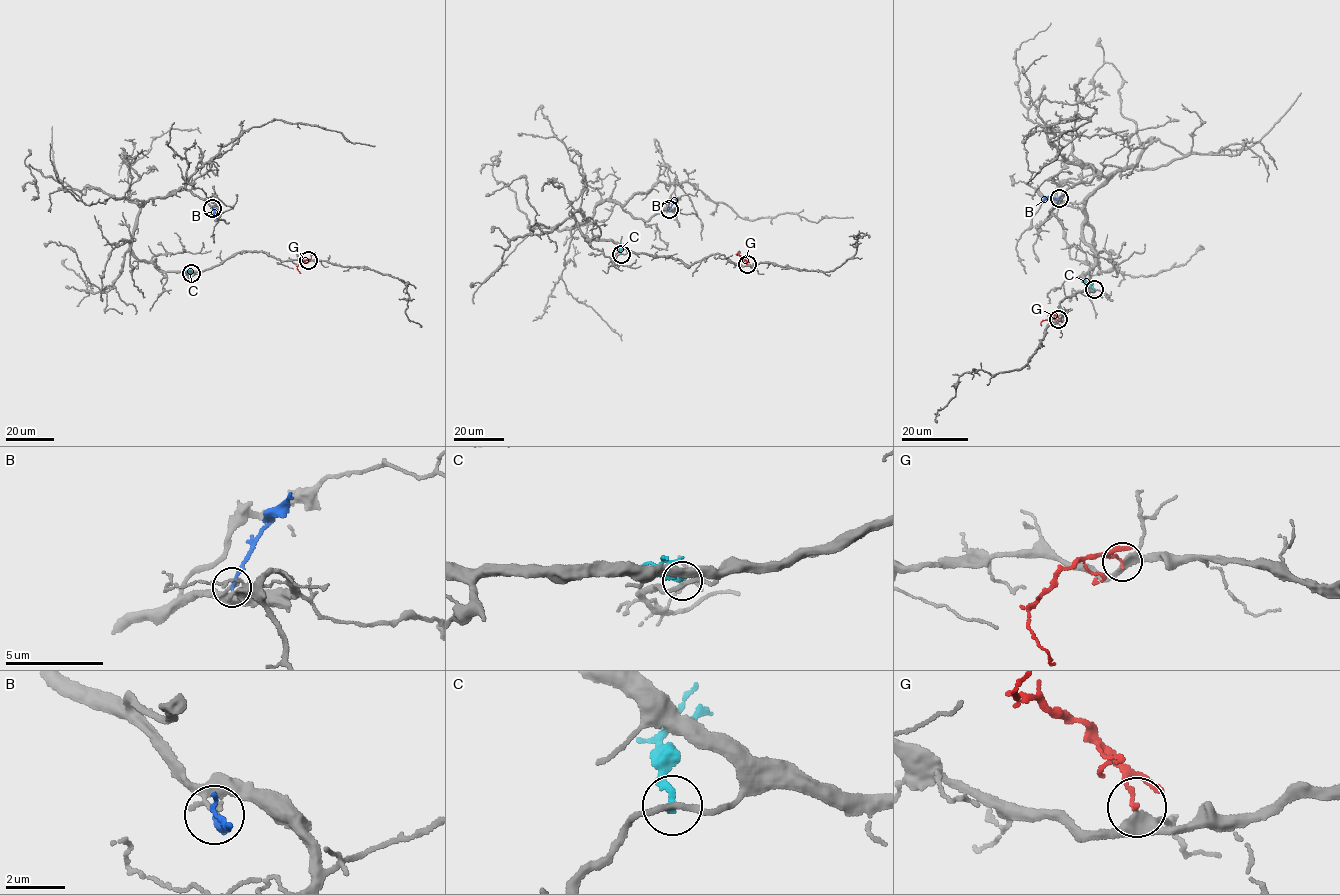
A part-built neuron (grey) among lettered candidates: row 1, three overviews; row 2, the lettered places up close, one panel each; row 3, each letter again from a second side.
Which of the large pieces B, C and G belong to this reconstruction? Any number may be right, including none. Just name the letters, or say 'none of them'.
none of them

